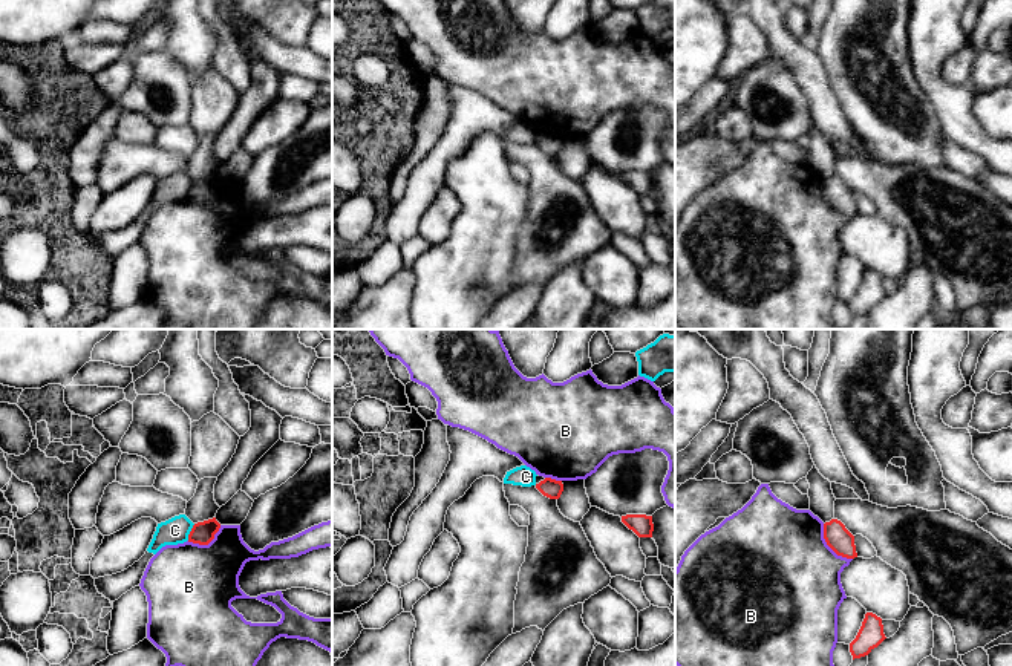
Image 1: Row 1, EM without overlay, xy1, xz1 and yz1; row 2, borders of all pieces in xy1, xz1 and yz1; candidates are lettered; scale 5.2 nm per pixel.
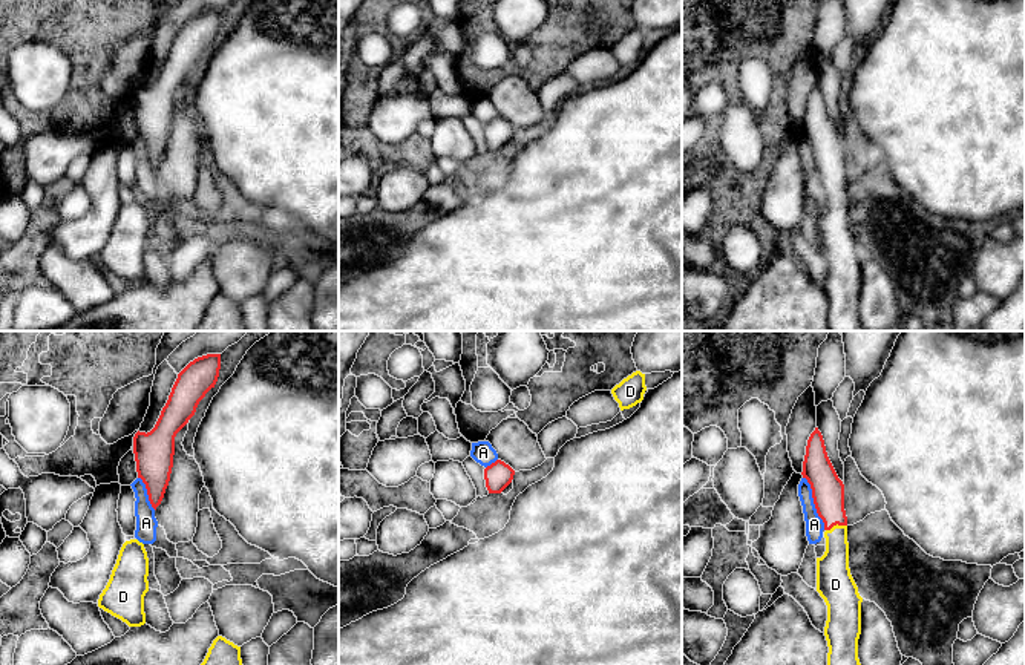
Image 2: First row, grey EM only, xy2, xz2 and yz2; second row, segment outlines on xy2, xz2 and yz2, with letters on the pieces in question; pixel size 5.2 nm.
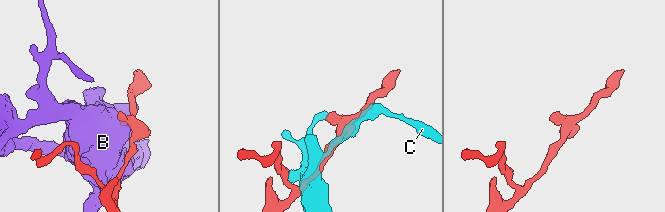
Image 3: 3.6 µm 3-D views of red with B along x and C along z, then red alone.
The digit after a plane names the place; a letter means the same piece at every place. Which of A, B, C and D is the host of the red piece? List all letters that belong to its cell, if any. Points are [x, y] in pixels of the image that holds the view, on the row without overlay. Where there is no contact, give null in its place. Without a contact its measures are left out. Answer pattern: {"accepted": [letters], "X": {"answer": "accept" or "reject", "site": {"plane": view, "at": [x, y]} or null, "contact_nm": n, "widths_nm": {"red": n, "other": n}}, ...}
{"accepted": ["D"], "A": {"answer": "reject", "site": {"plane": "yz2", "at": [814, 160]}, "contact_nm": 300, "widths_nm": {"red": 180, "other": 100}}, "B": {"answer": "reject", "site": {"plane": "yz1", "at": [830, 204]}, "contact_nm": 240, "widths_nm": {"red": 140, "other": 500}}, "C": {"answer": "reject", "site": {"plane": "xy1", "at": [190, 189]}, "contact_nm": 100, "widths_nm": {"red": 120, "other": 140}}, "D": {"answer": "accept", "site": {"plane": "yz2", "at": [835, 181]}, "contact_nm": 120, "widths_nm": {"red": 180, "other": 180}}}

